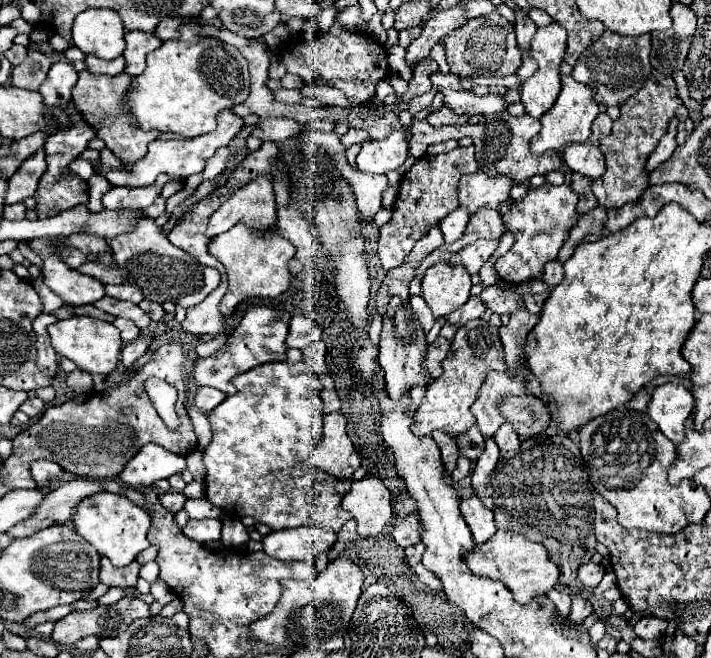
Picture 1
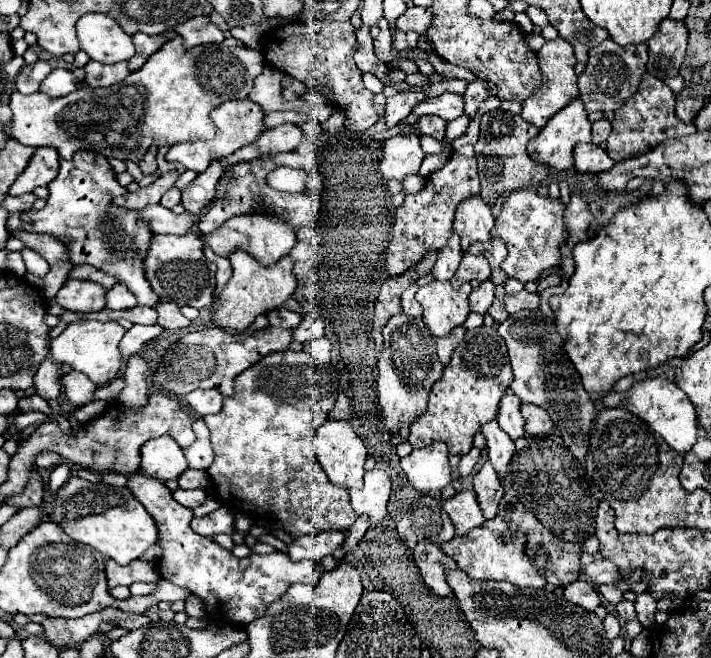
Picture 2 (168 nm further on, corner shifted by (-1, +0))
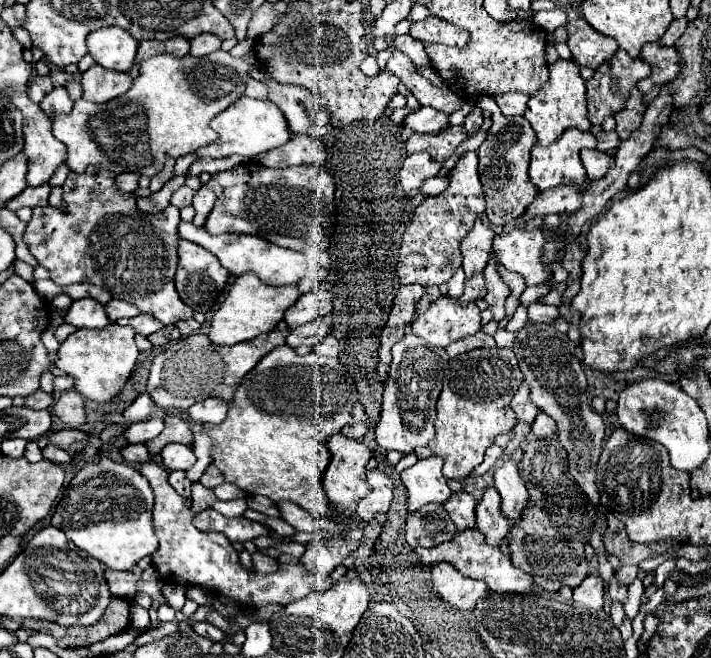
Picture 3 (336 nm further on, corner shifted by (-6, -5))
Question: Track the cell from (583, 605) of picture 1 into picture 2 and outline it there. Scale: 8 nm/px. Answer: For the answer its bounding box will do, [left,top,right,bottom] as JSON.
[564,579,600,611]

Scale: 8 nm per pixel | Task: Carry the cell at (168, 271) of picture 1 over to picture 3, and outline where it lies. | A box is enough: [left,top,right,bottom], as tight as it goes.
[175,242,229,312]

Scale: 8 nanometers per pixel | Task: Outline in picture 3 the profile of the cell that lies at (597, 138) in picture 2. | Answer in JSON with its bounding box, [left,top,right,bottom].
[597,132,619,152]

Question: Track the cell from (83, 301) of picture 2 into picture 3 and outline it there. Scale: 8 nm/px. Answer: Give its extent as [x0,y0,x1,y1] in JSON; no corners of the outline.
[65,298,109,328]

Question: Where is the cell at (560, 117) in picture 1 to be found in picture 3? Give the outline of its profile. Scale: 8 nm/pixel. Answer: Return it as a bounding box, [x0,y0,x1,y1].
[529,128,597,190]

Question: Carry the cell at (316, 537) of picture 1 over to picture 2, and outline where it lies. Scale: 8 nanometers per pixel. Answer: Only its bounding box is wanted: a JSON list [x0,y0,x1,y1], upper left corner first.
[288,531,346,563]

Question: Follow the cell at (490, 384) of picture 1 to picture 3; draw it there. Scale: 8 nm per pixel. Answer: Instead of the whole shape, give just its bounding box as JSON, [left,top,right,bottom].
[495,458,527,524]

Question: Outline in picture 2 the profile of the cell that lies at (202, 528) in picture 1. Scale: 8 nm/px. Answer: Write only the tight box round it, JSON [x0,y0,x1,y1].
[190,507,234,537]

